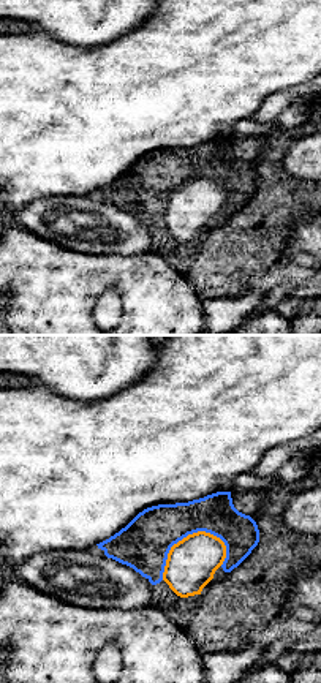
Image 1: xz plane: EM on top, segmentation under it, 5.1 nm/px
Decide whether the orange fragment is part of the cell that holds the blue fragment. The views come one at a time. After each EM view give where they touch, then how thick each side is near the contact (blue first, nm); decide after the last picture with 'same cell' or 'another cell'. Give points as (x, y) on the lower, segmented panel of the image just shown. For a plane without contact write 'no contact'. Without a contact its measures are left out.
contact (182, 538); calibres 260 and 260 nm

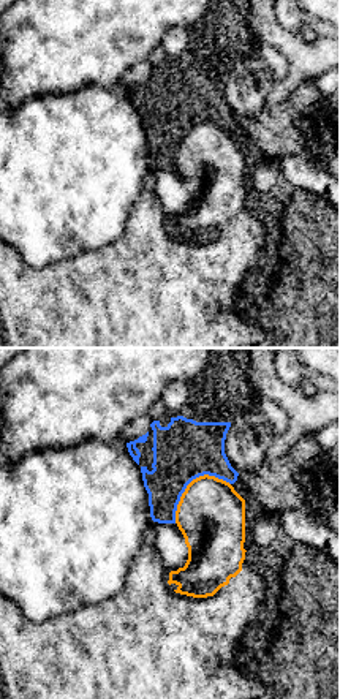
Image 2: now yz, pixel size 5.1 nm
contact (190, 481); calibres 300 and 360 nm

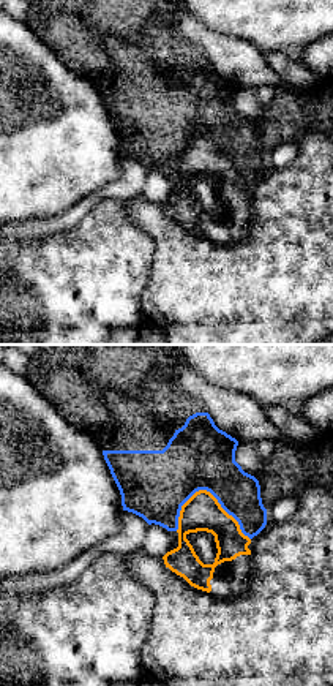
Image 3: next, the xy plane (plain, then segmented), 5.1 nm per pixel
contact (218, 501); calibres 340 and 190 nm

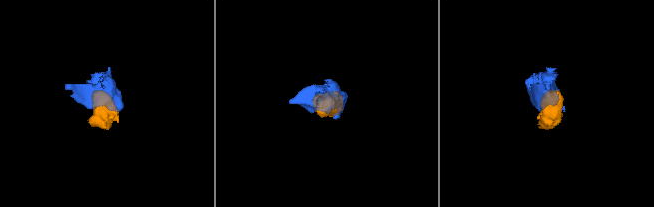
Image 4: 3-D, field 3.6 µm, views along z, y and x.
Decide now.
same cell

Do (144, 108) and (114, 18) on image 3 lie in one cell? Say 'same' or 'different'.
same

